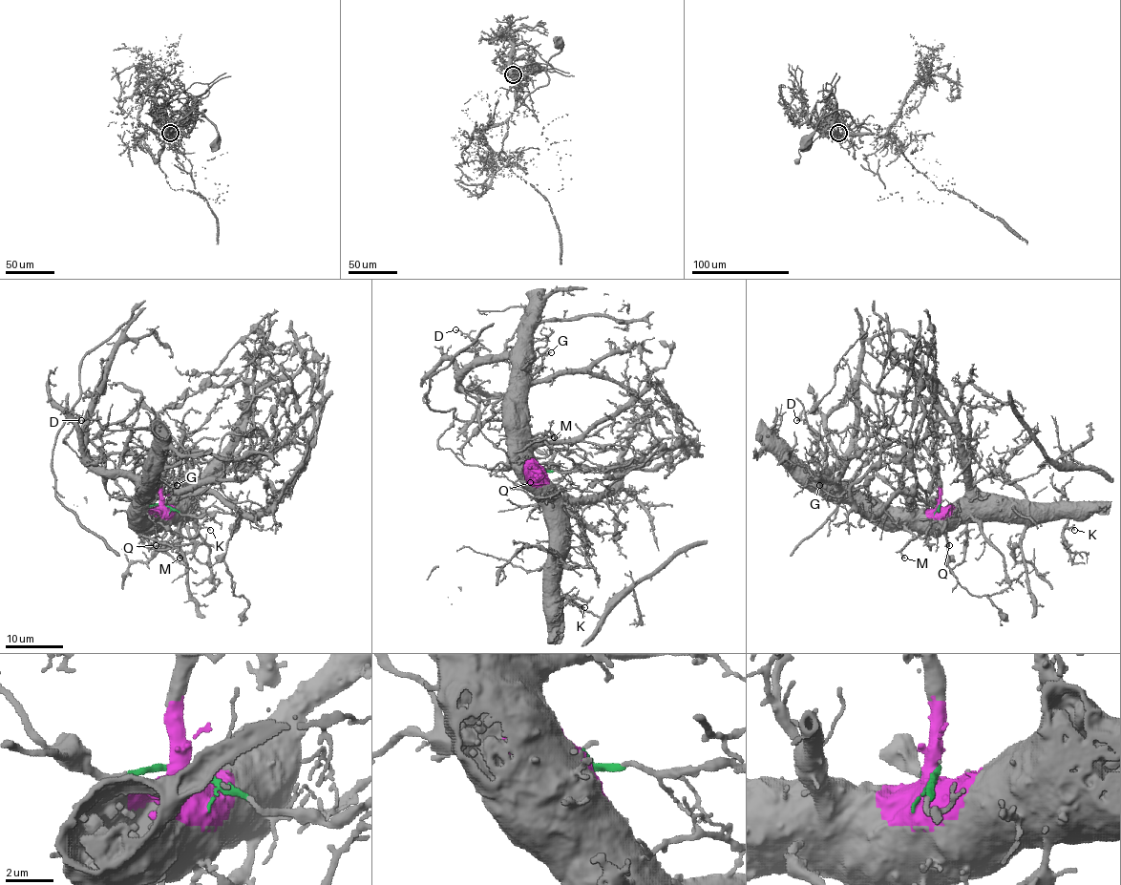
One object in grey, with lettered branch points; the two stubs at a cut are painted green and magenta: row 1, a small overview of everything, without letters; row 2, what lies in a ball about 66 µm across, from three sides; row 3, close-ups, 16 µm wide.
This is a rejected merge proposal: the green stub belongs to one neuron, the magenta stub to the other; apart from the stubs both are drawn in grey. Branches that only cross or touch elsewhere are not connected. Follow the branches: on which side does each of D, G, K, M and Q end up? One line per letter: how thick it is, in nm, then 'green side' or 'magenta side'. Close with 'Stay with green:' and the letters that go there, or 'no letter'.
D: 140 nm thick; magenta side
G: 180 nm thick; magenta side
K: 120 nm thick; magenta side
M: 200 nm thick; magenta side
Q: 340 nm thick; magenta side
Stay with green: no letter

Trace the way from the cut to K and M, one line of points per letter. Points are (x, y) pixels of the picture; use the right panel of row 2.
K: (939, 504), (941, 507), (975, 507), (997, 513), (1025, 515), (1034, 518), (1065, 517), (1065, 526), (1074, 529)
M: (939, 504), (919, 525), (919, 534), (900, 553), (905, 558)

